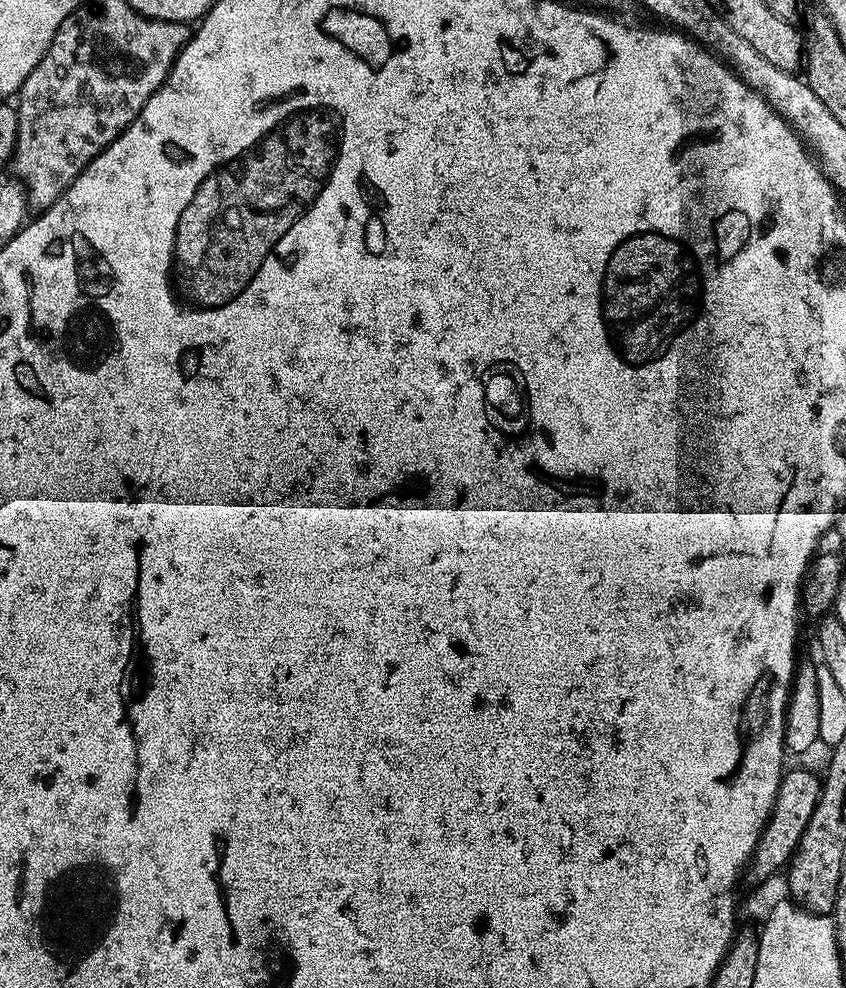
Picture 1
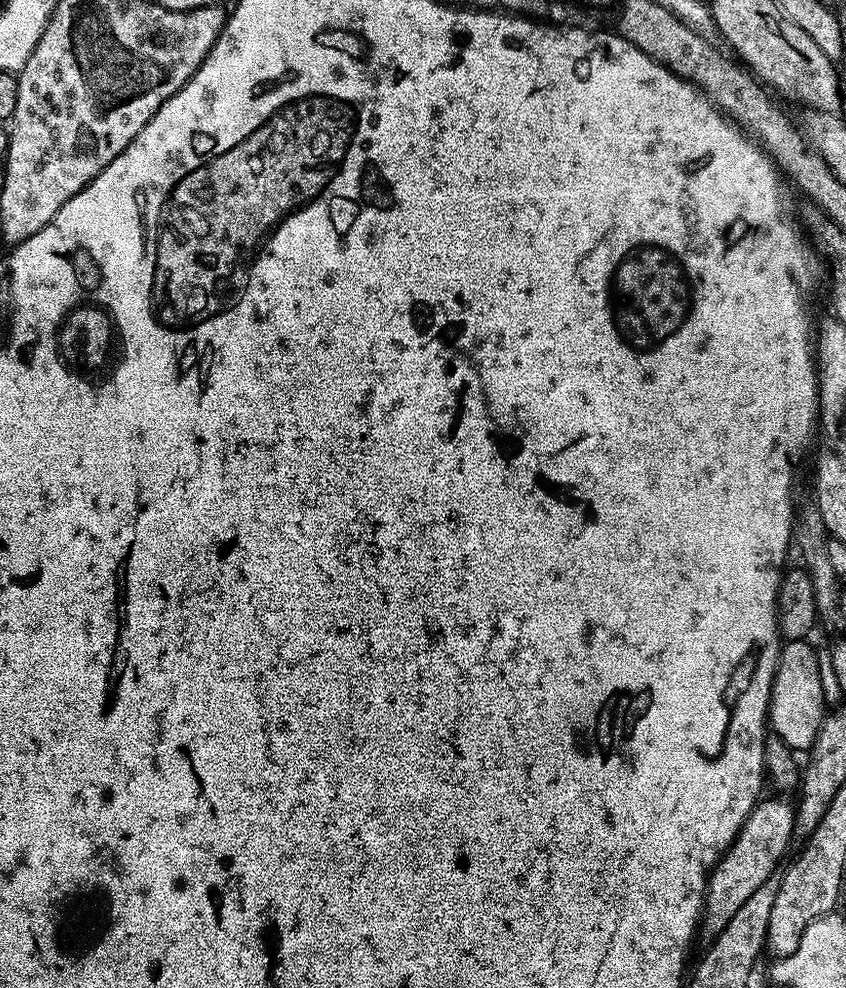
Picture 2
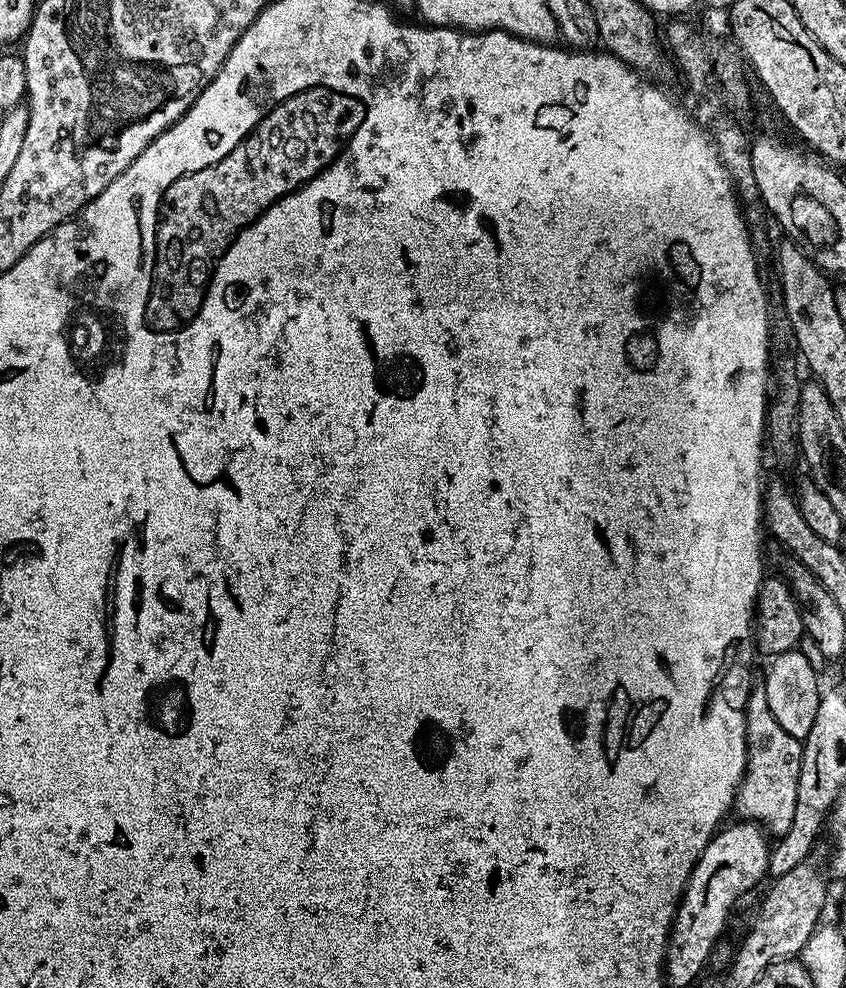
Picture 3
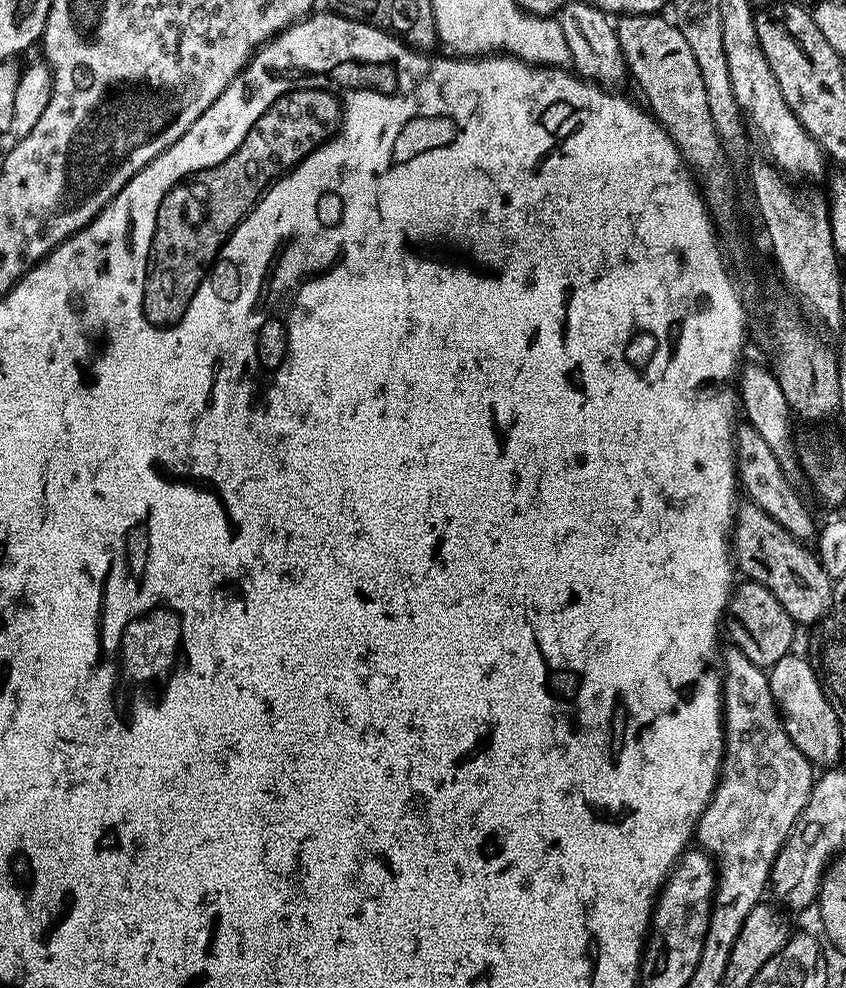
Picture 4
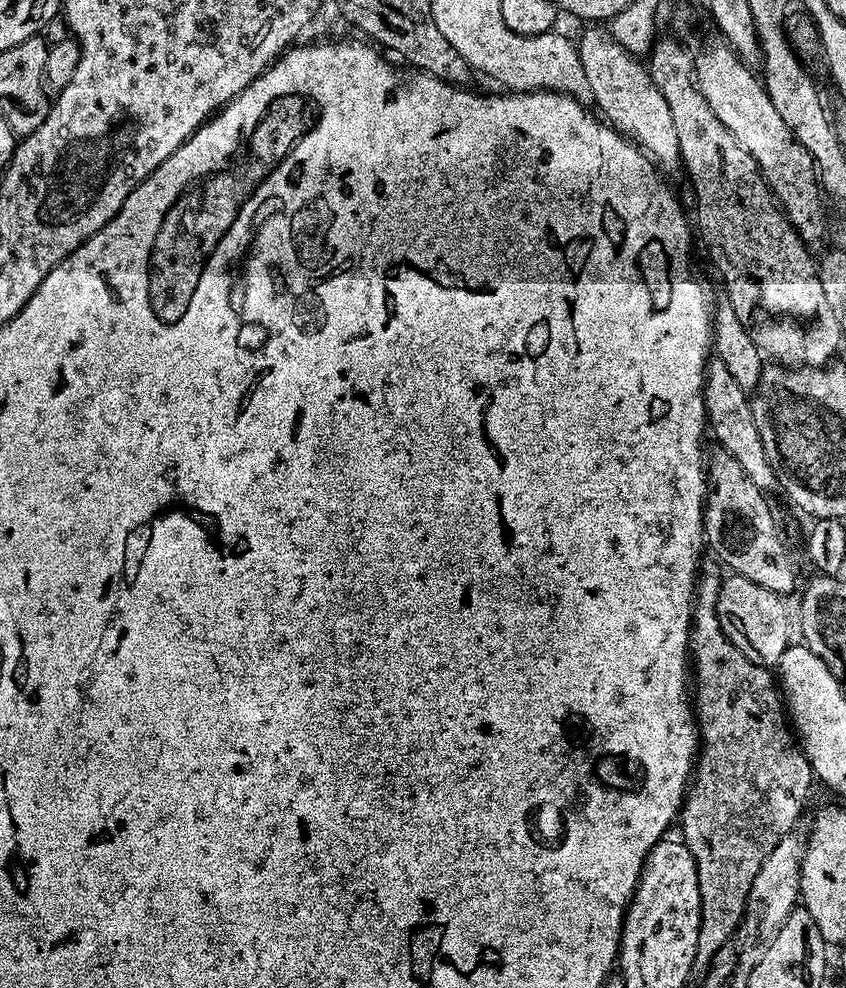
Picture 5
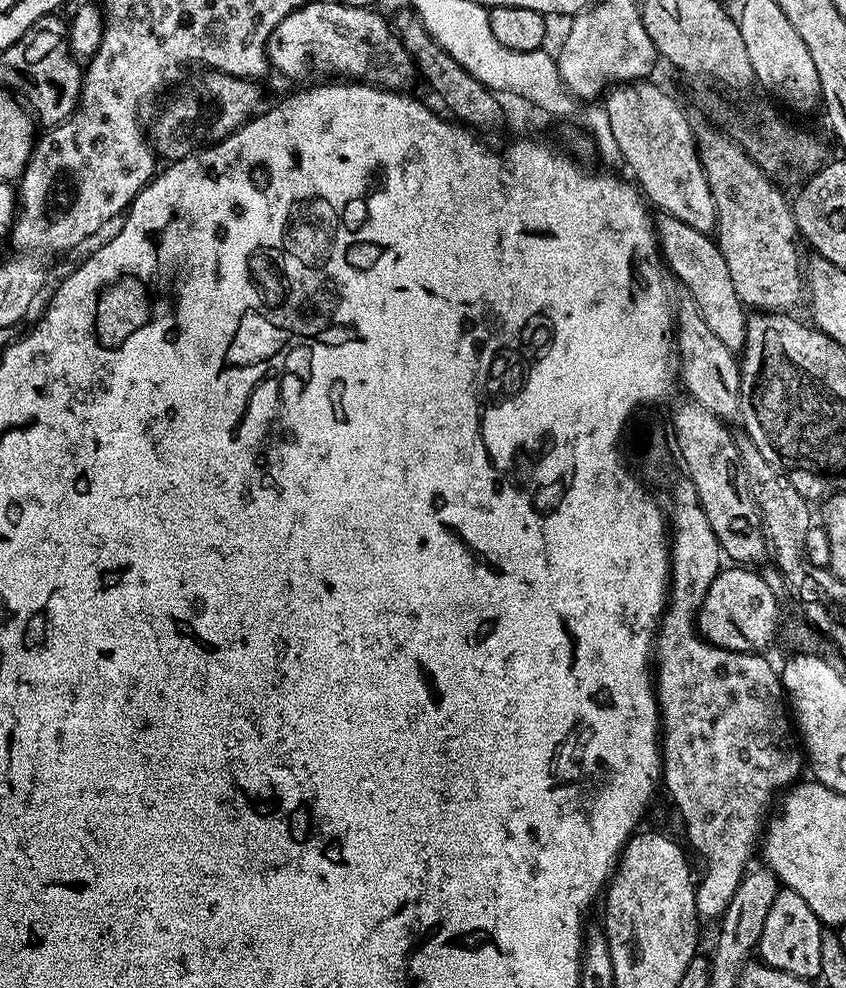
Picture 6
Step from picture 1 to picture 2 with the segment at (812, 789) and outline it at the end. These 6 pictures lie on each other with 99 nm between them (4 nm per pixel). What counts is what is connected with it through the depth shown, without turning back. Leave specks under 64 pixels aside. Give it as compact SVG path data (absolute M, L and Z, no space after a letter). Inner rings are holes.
M764 798L757 803L736 836L736 841L728 847L727 852L721 855L716 867L713 868L712 875L708 878L708 893L704 895L702 917L702 932L705 932L708 938L715 938L724 929L726 922L730 922L730 918L734 918L734 914L746 903L746 898L750 898L750 894L754 894L754 890L758 890L758 886L762 886L762 882L770 878L770 874L778 871L781 867L780 863L781 865L785 863L784 855L787 854L788 847L796 836L796 805L792 800L788 801L788 798L780 799L784 800Z

